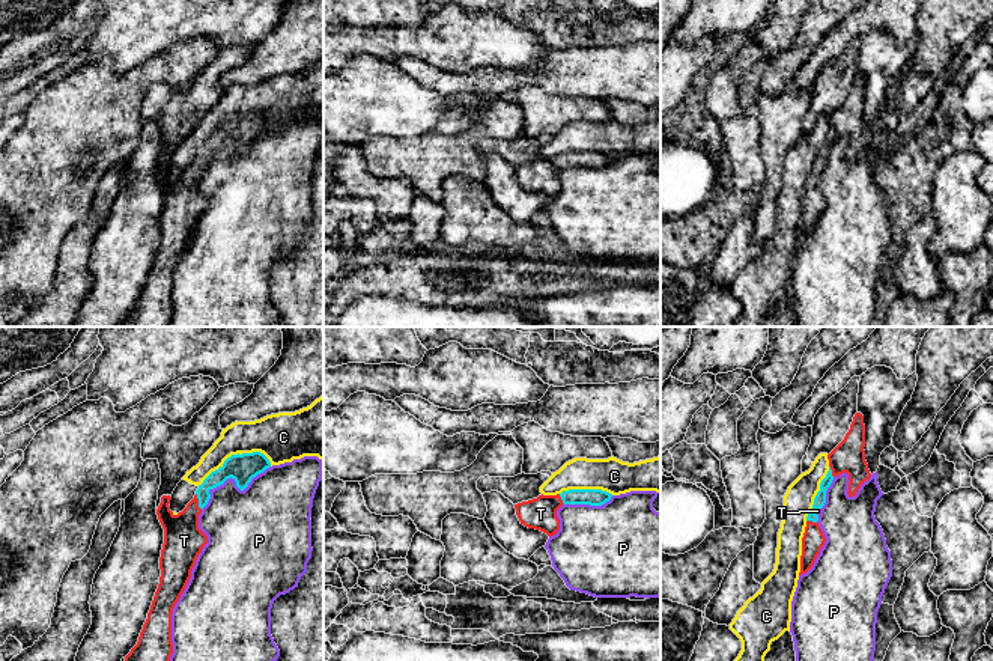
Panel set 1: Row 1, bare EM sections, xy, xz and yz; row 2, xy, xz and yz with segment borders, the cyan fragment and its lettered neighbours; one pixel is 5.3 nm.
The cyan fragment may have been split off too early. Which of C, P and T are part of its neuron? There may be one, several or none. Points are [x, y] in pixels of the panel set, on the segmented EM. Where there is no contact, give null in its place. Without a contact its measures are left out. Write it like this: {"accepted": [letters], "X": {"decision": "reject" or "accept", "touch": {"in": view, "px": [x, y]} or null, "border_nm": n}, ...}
{"accepted": ["T"], "C": {"decision": "reject", "touch": {"in": "xy", "px": [233, 455]}, "border_nm": 420}, "P": {"decision": "reject", "touch": {"in": "xy", "px": [232, 478]}, "border_nm": 440}, "T": {"decision": "accept", "touch": {"in": "xy", "px": [199, 502]}, "border_nm": 100}}

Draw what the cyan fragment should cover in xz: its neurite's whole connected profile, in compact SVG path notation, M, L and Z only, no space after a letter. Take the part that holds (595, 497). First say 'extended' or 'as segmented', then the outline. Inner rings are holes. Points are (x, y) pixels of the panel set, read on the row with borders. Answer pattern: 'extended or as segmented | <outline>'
extended | M569 489L557 495L539 495L537 498L515 504L516 515L528 528L546 533L549 538L560 530L557 510L563 504L602 506L612 494L602 489Z

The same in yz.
extended | M856 413L844 440L828 455L829 471L820 483L820 491L814 498L811 512L806 516L806 527L802 538L802 556L800 556L800 572L806 574L820 550L823 548L826 538L818 525L818 513L826 503L826 491L832 480L843 474L849 474L849 497L855 497L864 482L871 477L868 464L865 461L865 425L864 416Z

